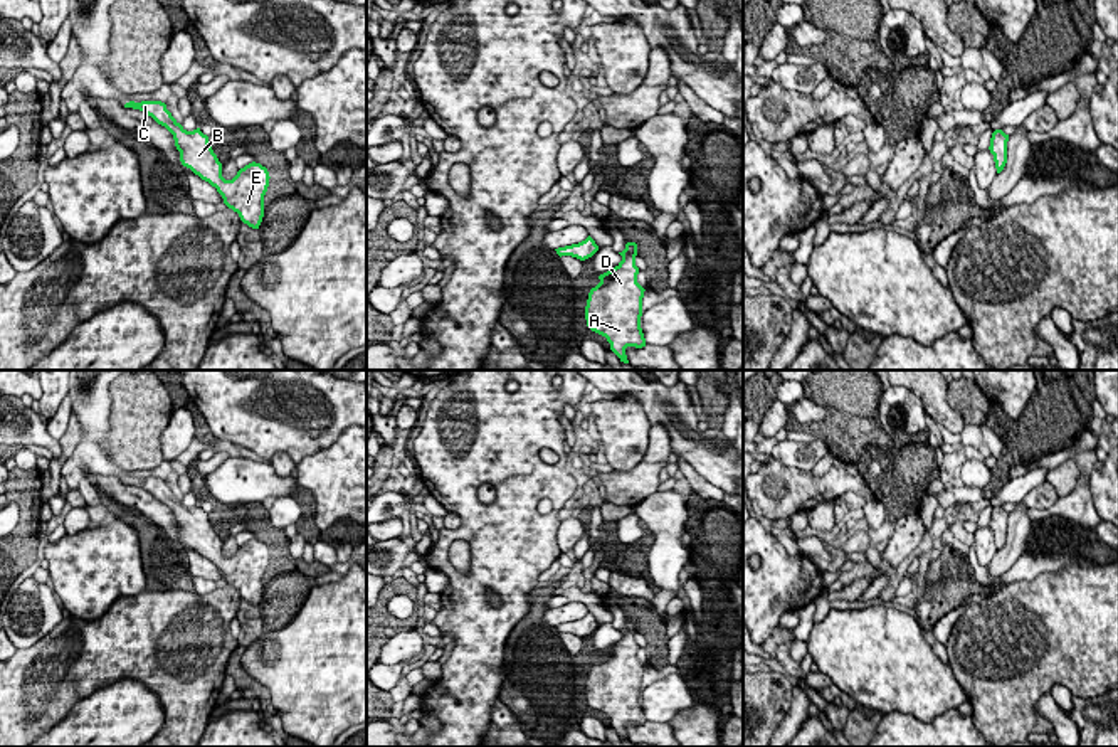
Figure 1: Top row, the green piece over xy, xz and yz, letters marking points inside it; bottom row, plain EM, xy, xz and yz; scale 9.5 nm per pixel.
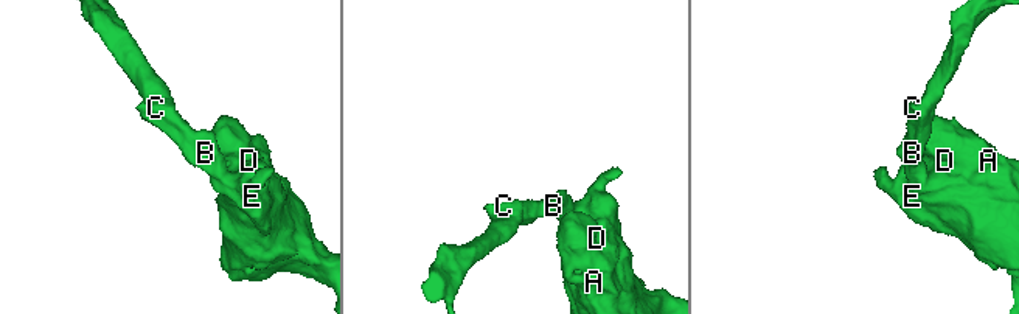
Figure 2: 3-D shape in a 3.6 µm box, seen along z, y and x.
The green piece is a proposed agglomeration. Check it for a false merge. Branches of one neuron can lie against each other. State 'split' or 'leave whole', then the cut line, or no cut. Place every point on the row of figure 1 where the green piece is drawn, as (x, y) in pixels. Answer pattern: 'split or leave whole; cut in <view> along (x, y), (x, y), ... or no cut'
leave whole; no cut

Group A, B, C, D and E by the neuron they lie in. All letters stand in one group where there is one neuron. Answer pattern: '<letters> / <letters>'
A B C D E

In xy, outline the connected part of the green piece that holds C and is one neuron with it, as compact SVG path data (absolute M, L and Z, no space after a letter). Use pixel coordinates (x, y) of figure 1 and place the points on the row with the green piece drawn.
M129 101L124 108L140 109L165 126L173 135L182 165L215 187L224 204L237 212L244 224L259 229L264 217L264 195L271 178L266 167L252 162L240 168L232 180L225 180L222 163L210 146L208 136L200 128L187 131L161 101Z

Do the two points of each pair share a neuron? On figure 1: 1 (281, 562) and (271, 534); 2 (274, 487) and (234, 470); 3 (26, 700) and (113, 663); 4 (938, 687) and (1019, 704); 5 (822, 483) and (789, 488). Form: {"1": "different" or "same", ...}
{"1": "same", "2": "same", "3": "same", "4": "different", "5": "same"}

